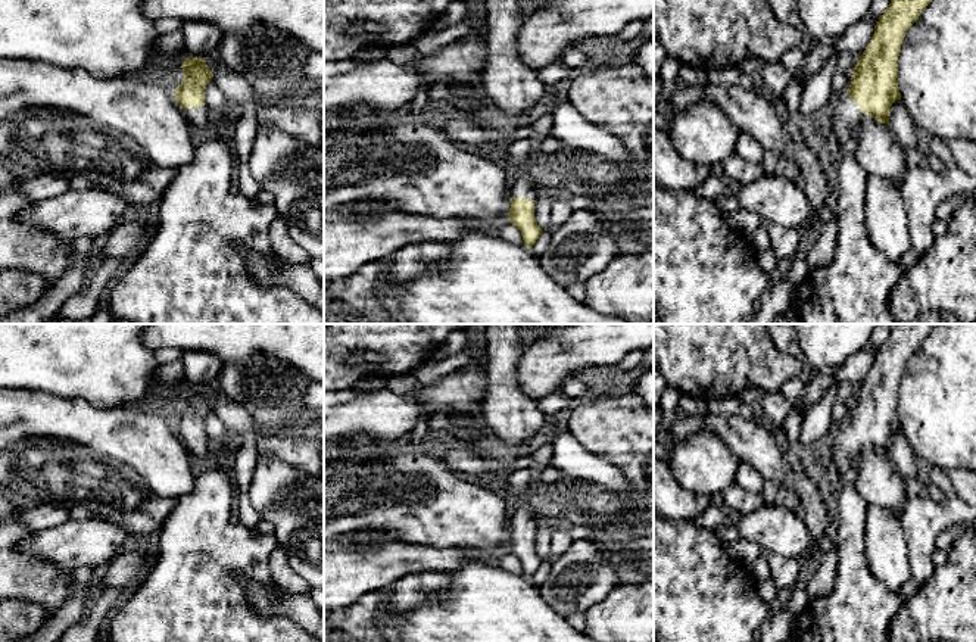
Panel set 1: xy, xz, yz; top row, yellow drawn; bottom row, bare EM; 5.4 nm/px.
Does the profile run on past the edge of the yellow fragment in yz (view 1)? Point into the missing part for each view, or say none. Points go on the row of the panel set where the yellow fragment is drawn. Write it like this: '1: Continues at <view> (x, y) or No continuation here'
1: Continues at yz (842, 118)

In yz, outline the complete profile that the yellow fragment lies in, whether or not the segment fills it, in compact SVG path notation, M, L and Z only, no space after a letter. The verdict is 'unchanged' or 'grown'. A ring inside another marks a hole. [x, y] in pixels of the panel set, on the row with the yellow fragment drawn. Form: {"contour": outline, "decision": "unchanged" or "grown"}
{"contour": "M891 0L874 25L864 53L857 57L849 88L824 113L820 147L826 158L846 150L864 115L889 125L891 106L901 100L898 56L908 28L930 0Z", "decision": "grown"}

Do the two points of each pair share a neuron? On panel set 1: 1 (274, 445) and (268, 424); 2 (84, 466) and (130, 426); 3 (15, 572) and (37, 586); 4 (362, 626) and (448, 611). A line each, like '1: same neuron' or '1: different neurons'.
1: different neurons
2: different neurons
3: same neuron
4: different neurons

